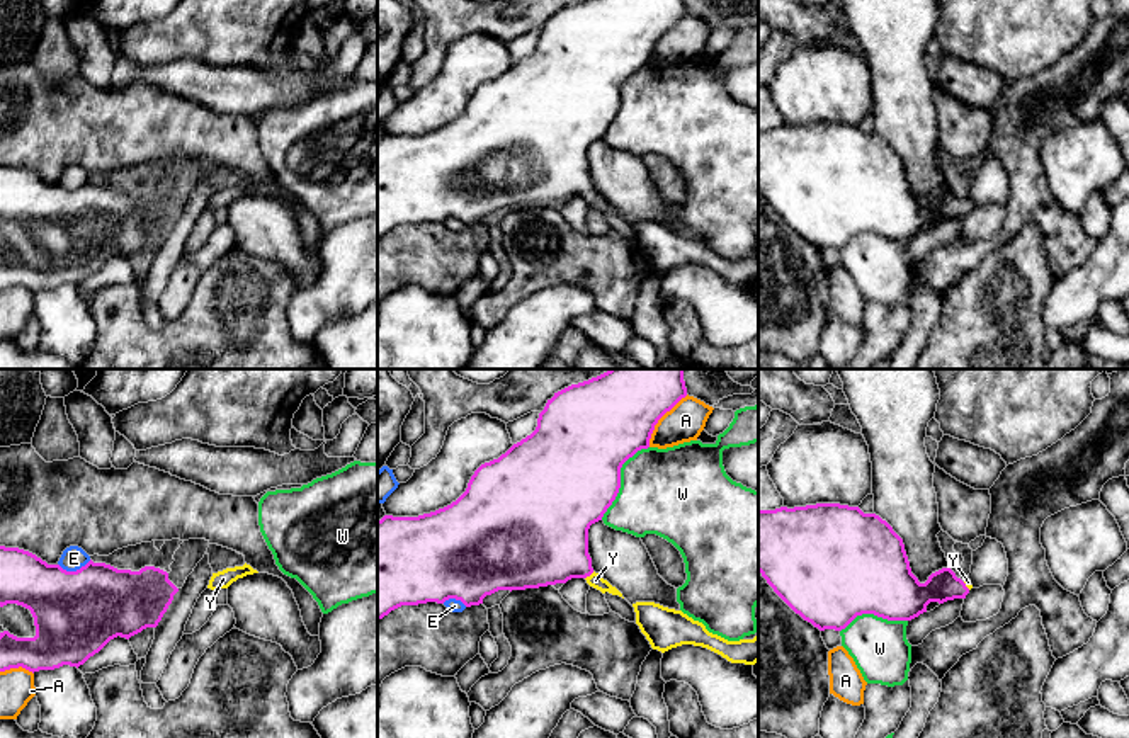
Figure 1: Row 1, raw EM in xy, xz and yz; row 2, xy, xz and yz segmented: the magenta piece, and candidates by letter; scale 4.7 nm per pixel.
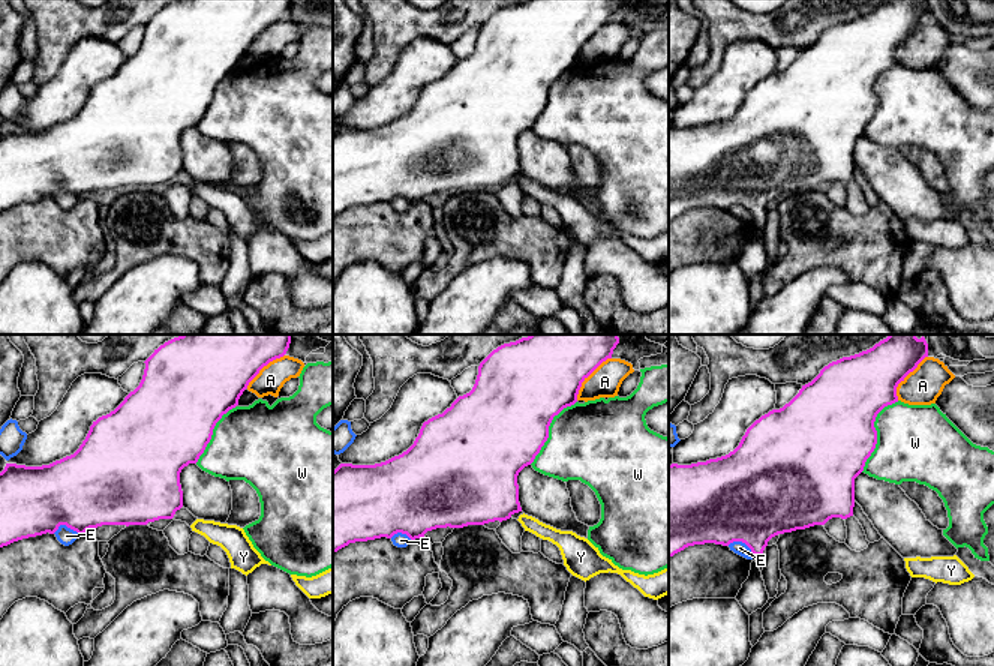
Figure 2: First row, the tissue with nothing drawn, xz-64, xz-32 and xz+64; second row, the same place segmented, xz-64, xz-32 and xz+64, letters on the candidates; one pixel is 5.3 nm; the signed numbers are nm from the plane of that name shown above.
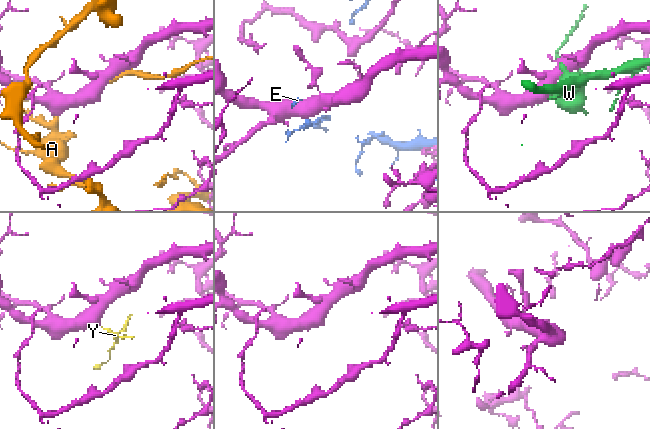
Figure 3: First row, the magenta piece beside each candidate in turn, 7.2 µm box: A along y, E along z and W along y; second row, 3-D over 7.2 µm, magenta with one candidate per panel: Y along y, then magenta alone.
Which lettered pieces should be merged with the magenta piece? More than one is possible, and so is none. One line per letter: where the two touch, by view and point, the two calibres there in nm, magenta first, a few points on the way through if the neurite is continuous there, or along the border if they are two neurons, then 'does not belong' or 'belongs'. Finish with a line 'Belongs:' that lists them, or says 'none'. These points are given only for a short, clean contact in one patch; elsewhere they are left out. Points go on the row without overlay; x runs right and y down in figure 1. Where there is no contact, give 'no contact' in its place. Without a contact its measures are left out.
A: meets magenta in xz at (660, 36); 400 nm thick on the magenta side, 180 nm on the other; does not belong
E: meets magenta in xy at (73, 191); 400 nm thick on the magenta side, 110 nm on the other; does not belong
W: meets magenta in xz at (619, 99); 500 nm thick on the magenta side, 420 nm on the other; does not belong
Y: meets magenta in xz at (589, 194); 380 nm thick on the magenta side, 70 nm on the other; runs through xz (548, 160), (589, 194), (595, 199); belongs
Belongs: Y

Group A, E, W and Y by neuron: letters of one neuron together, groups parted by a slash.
A / E / W / Y

